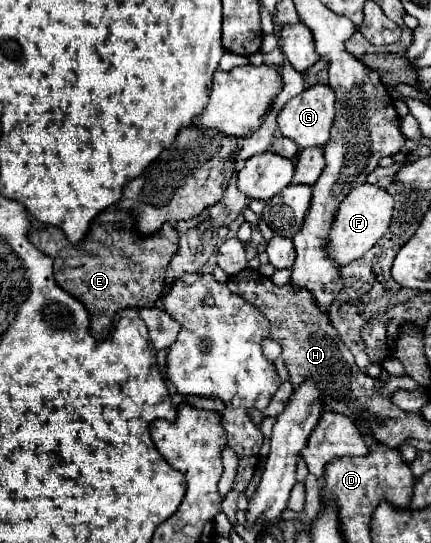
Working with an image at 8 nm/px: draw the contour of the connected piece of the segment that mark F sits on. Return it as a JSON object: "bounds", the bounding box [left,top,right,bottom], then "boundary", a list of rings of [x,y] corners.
{"bounds":[324,185,394,267],"boundary":[[[358,185],[356,189],[352,189],[344,197],[334,215],[328,235],[328,245],[324,249],[324,253],[328,253],[328,259],[332,259],[338,267],[346,267],[352,261],[360,259],[386,233],[392,219],[392,209],[394,209],[394,199],[386,189],[374,185]]]}

